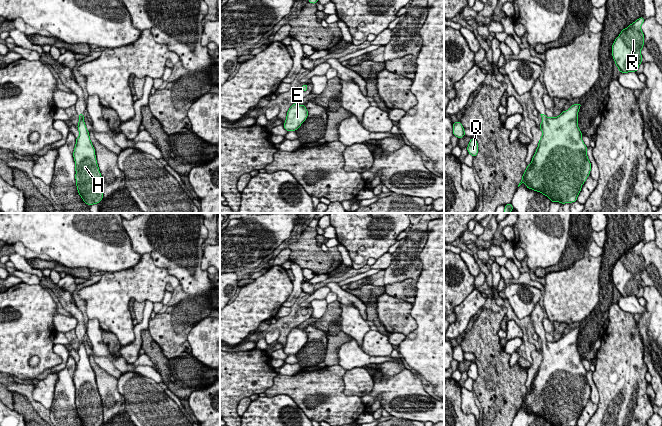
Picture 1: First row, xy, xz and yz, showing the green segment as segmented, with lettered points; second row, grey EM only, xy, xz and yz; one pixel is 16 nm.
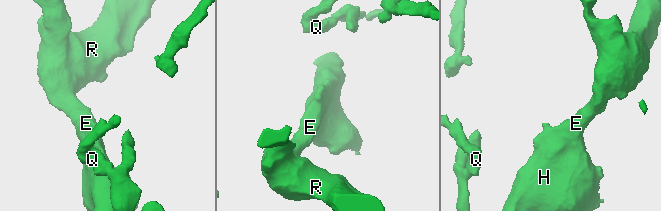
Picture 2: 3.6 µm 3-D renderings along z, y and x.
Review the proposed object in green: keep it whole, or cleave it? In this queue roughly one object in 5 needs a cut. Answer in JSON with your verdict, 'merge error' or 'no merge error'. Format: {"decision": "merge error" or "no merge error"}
{"decision": "no merge error"}

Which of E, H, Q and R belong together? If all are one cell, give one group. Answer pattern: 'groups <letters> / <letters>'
groups E H Q R

